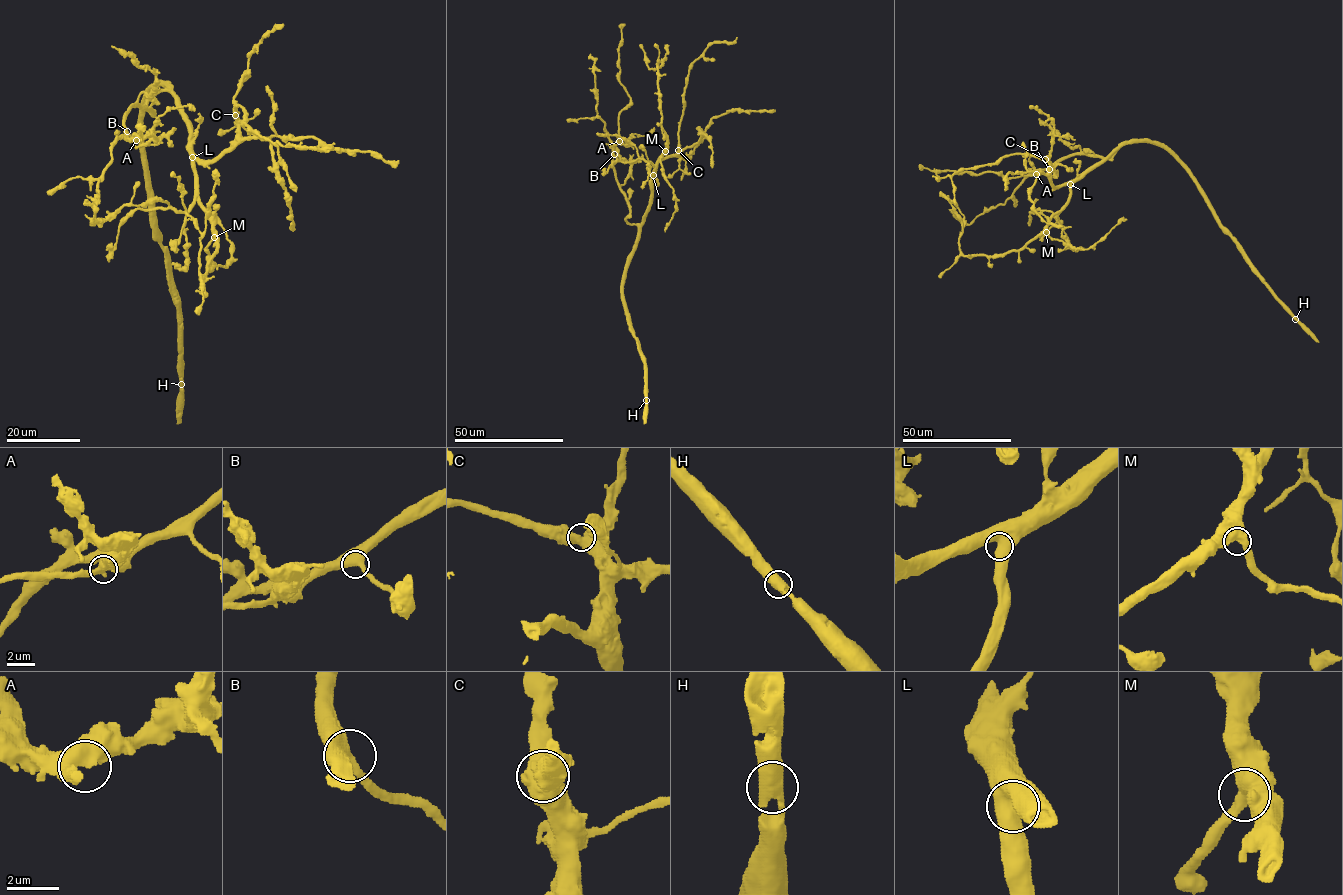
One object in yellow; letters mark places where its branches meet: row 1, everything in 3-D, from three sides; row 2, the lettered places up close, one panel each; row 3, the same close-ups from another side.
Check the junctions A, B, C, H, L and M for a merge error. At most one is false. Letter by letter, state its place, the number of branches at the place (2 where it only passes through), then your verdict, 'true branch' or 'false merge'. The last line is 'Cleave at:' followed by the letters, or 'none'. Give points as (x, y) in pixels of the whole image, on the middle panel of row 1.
A: place (619, 141); branches 2; true branch
B: place (614, 154); branches 2; true branch
C: place (678, 150); branches 2; true branch
H: place (646, 400); branches 2; true branch
L: place (653, 175); branches 2; true branch
M: place (665, 151); branches 2; true branch
Cleave at: none

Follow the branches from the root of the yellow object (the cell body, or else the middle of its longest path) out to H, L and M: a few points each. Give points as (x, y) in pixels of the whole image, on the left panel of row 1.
H: (167, 88), (157, 85), (145, 102), (142, 154), (152, 235), (163, 249), (169, 291), (177, 308), (181, 384)
L: (167, 88), (187, 118), (192, 157)
M: (167, 88), (187, 118), (194, 193), (213, 223), (214, 237)

